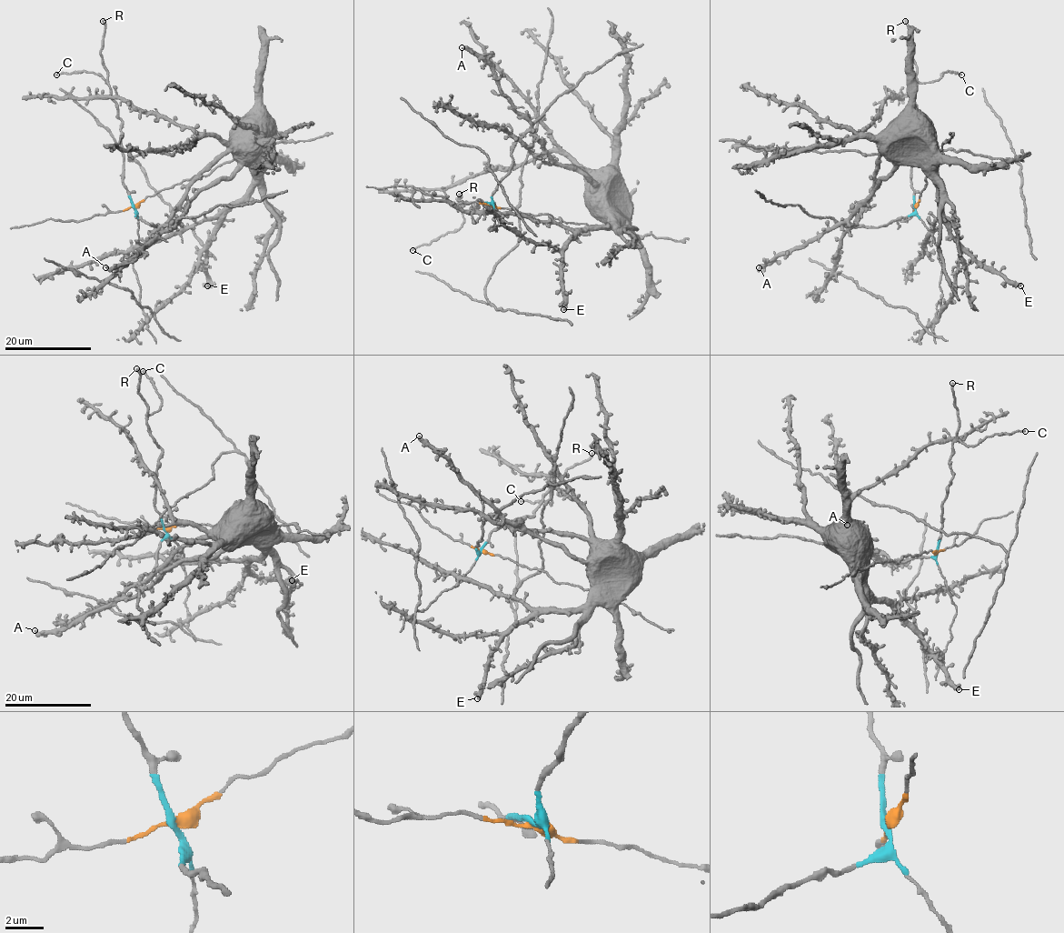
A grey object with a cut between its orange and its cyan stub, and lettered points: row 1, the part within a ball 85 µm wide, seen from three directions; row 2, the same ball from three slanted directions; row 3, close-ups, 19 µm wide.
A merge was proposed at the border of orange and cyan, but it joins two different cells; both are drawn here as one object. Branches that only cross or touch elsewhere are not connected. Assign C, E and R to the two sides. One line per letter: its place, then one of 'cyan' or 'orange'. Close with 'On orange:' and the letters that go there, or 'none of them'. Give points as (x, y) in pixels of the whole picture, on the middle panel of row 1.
C: place (412, 250); cyan
E: place (563, 309); orange
R: place (459, 194); cyan
On orange: E

